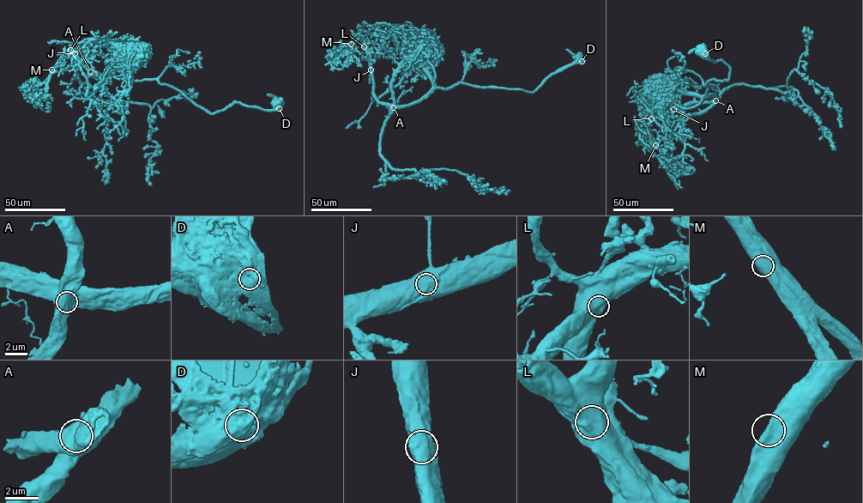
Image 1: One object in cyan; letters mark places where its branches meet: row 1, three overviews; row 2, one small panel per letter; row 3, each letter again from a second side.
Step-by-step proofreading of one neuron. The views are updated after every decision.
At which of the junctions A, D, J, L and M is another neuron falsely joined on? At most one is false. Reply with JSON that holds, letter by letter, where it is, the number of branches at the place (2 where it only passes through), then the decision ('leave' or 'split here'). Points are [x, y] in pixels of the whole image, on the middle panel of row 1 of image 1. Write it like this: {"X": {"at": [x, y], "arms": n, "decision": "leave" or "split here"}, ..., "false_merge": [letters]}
{"A": {"at": [393, 107], "arms": 1, "decision": "split here"}, "D": {"at": [582, 61], "arms": 1, "decision": "leave"}, "J": {"at": [371, 69], "arms": 1, "decision": "leave"}, "L": {"at": [364, 46], "arms": 1, "decision": "leave"}, "M": {"at": [351, 44], "arms": 1, "decision": "leave"}, "false_merge": ["A"]}

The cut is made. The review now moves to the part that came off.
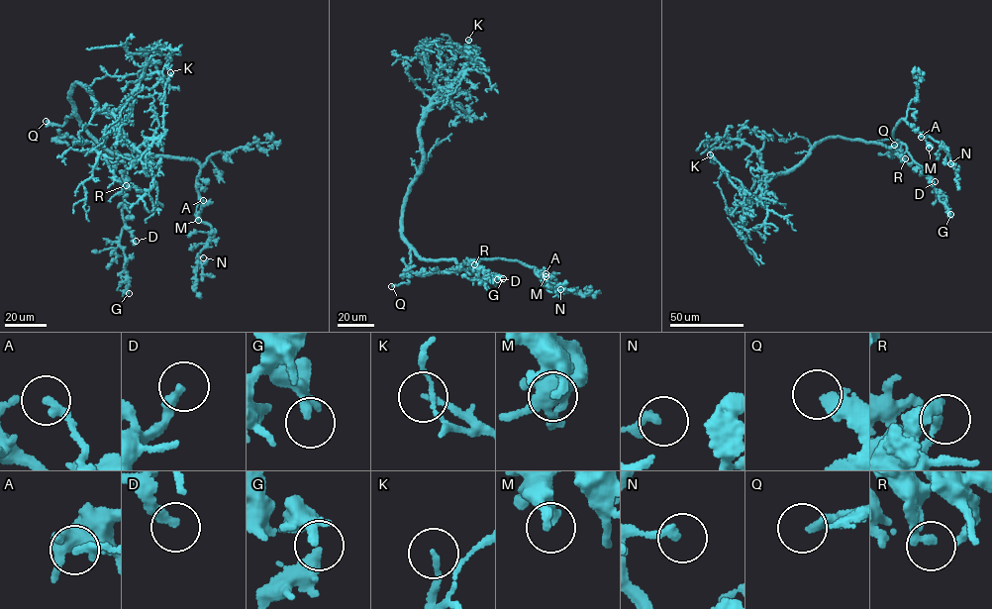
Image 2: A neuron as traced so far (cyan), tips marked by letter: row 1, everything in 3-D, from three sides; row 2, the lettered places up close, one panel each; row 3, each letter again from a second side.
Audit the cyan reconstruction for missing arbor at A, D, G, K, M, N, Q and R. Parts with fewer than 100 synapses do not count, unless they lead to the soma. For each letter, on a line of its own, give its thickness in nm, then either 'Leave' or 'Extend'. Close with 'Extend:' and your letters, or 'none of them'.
A: Thickness 240 nm. Leave
D: Thickness 320 nm. Leave
G: Thickness 300 nm. Leave
K: Thickness 130 nm. Leave
M: Thickness 240 nm. Leave
N: Thickness 240 nm. Leave
Q: Thickness 360 nm. Extend
R: Thickness 240 nm. Leave
Extend: Q

